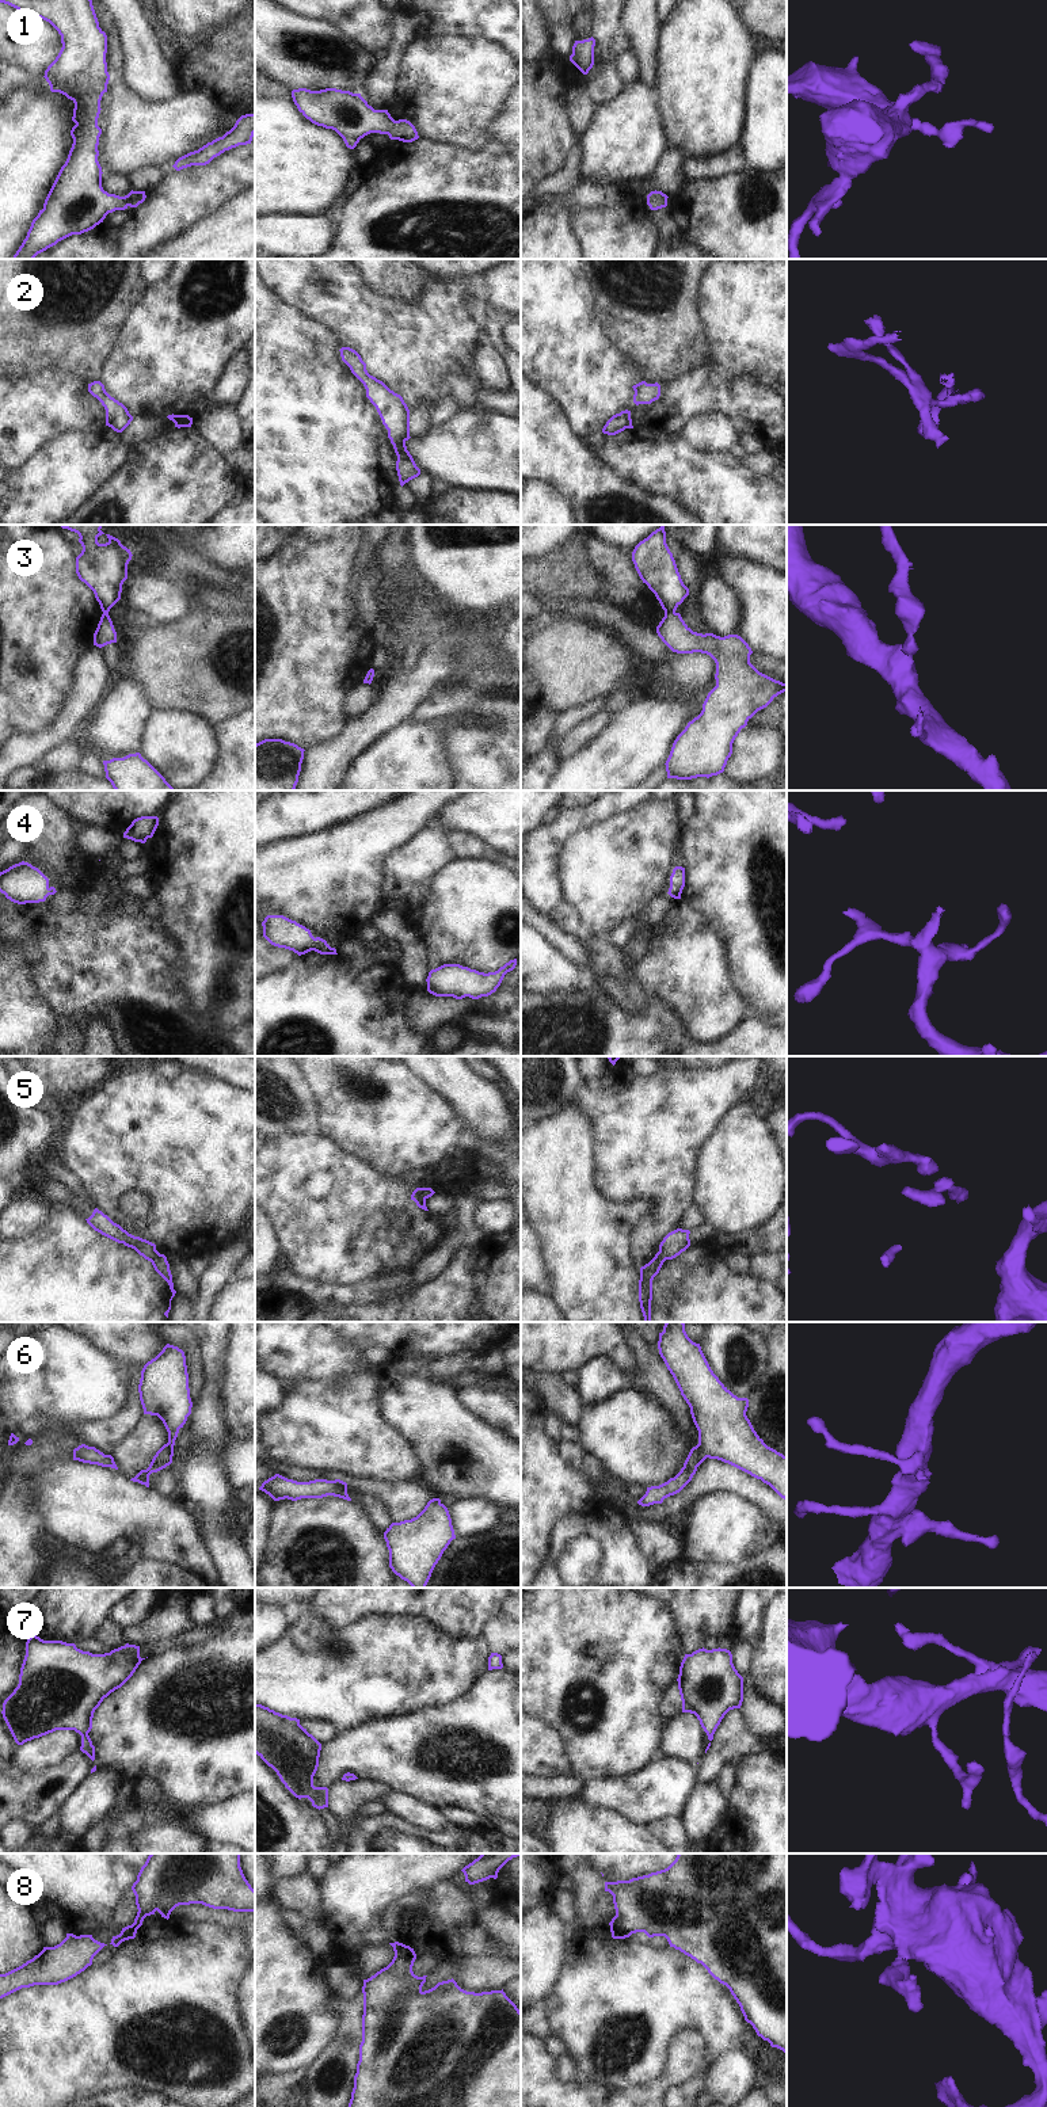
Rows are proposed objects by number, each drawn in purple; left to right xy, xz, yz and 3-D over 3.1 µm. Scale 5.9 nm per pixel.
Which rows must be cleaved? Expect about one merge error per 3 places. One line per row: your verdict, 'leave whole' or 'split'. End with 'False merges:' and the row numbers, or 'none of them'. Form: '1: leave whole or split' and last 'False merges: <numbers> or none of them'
1: leave whole
2: leave whole
3: split
4: leave whole
5: split
6: leave whole
7: leave whole
8: split
False merges: 3, 5, 8

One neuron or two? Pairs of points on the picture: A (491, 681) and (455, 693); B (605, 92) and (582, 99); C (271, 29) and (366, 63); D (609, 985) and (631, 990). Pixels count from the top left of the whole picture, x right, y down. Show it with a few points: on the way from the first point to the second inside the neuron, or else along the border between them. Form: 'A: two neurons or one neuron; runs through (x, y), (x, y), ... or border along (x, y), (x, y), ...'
A: one neuron; runs through (482, 690), (479, 693), (464, 693)
B: two neurons; border along (583, 83), (597, 106)
C: one neuron; runs through (294, 52), (343, 63)
D: one neuron; runs through (615, 989), (625, 990)

